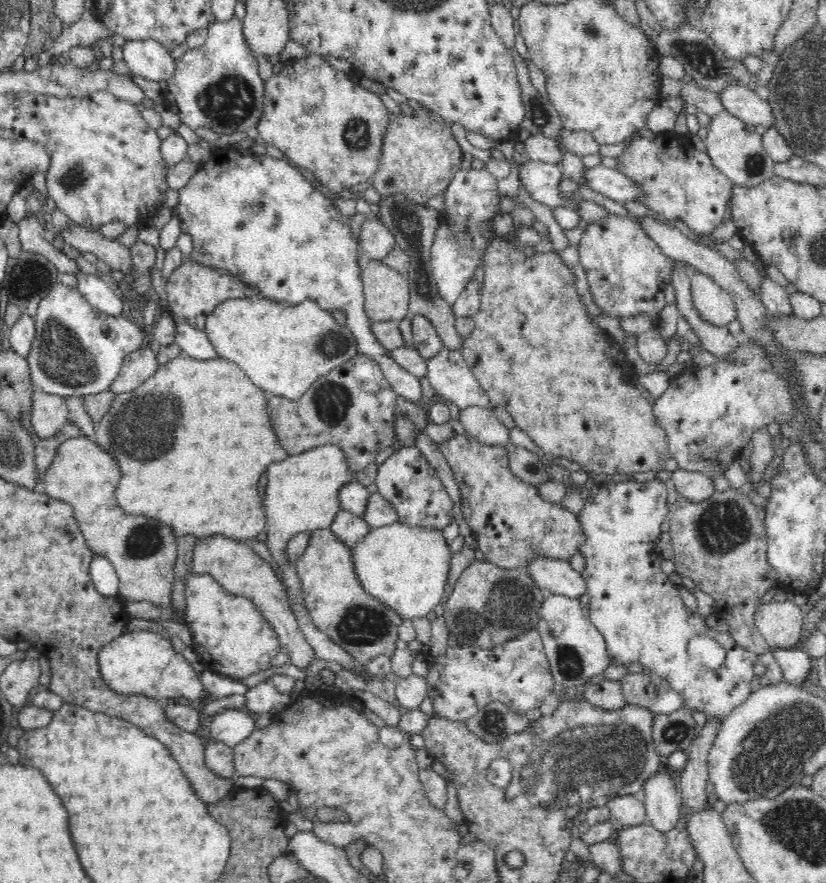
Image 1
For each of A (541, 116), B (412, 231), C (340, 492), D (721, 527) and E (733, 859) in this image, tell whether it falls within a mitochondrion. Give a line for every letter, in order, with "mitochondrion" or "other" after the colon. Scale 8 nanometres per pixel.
A: mitochondrion
B: mitochondrion
C: other
D: mitochondrion
E: other

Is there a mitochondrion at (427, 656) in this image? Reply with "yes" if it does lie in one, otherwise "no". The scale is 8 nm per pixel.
no

